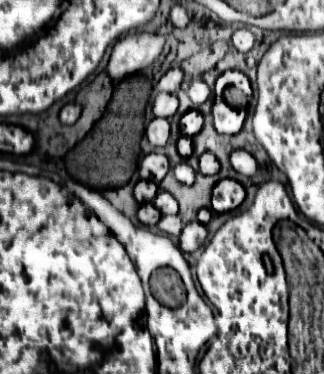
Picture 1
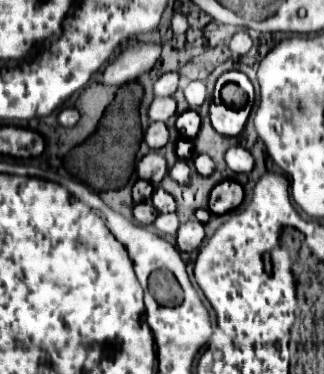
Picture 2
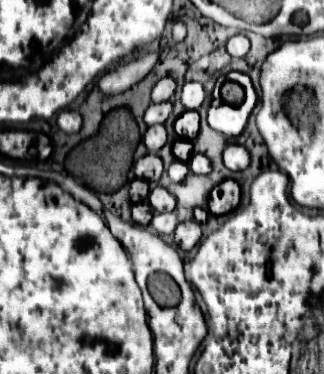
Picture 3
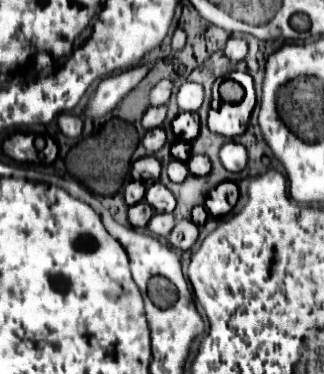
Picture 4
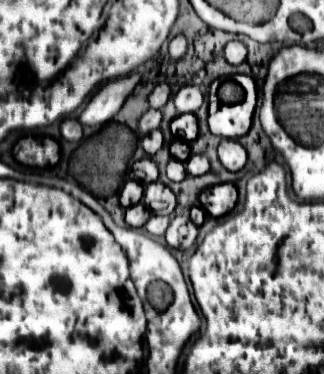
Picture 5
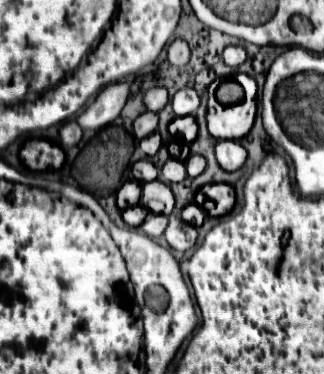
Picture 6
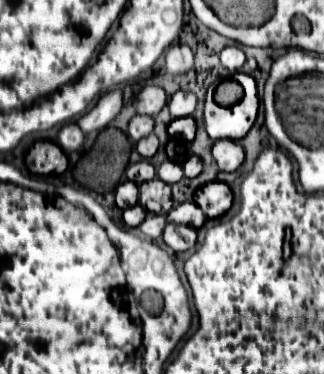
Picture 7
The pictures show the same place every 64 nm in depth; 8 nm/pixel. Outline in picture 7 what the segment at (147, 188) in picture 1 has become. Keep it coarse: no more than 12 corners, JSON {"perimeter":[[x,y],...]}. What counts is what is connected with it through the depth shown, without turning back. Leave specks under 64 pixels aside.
{"perimeter":[[124,182],[116,188],[116,206],[138,204],[138,186]]}

